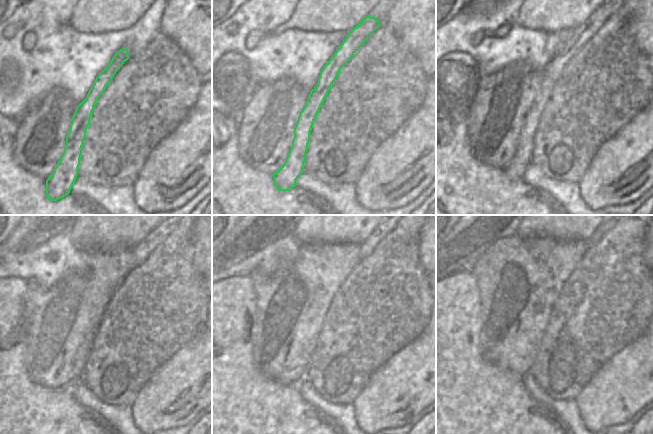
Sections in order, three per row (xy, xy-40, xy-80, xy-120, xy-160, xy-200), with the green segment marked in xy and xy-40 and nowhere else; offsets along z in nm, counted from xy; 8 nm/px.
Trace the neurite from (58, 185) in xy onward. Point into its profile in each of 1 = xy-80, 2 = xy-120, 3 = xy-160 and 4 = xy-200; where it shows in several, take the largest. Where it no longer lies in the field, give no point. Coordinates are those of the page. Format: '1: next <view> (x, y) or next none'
1: next xy-80 (516, 167)
2: next xy-120 (140, 252)
3: next xy-160 (368, 245)
4: next xy-200 (597, 235)

